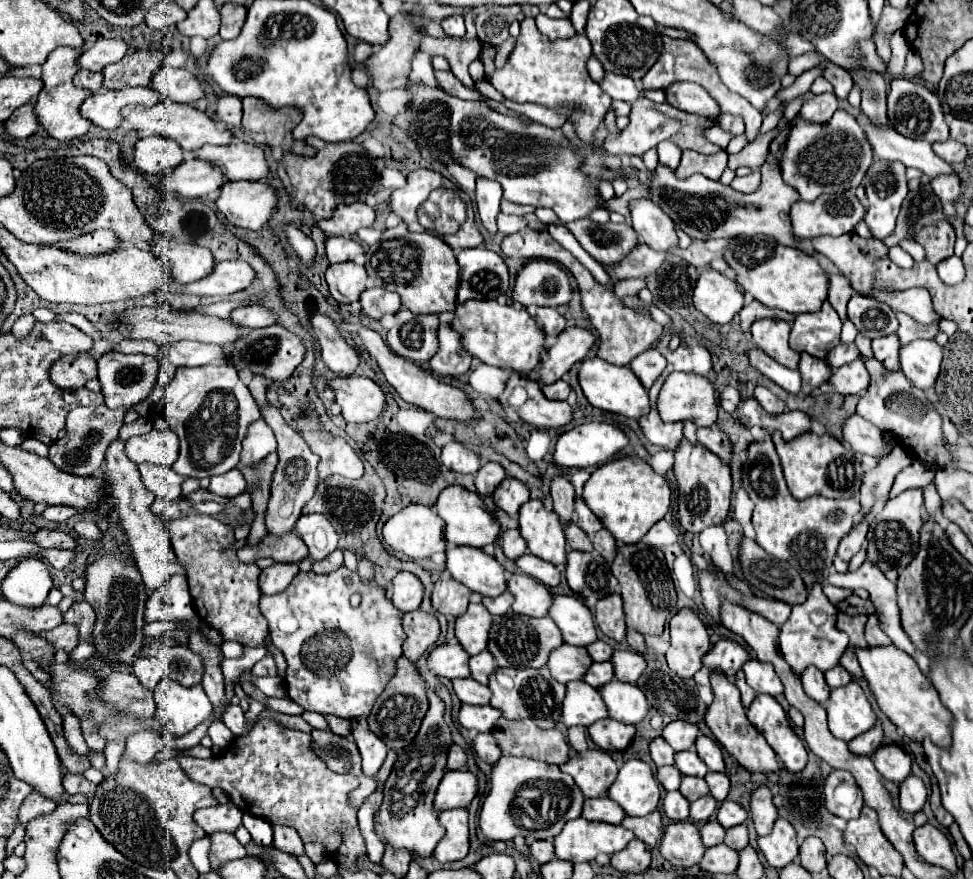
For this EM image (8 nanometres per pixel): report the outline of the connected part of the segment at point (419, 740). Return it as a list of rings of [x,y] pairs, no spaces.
[[[429,690],[429,712],[423,718],[415,740],[403,752],[397,752],[397,762],[385,782],[385,796],[375,824],[375,830],[385,844],[391,844],[393,848],[407,848],[421,858],[433,854],[437,842],[443,838],[443,826],[439,824],[439,814],[433,808],[433,798],[445,774],[447,752],[451,746],[453,740],[451,728],[445,722],[445,704]]]

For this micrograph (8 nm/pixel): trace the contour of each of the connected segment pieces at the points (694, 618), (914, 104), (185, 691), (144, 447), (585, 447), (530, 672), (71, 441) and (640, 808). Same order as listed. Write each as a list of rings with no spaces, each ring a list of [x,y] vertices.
[[[681,608],[671,618],[671,646],[667,650],[669,668],[681,678],[693,678],[703,666],[703,656],[711,648],[703,620],[691,610]]]
[[[911,78],[891,80],[887,106],[889,106],[889,120],[899,134],[907,138],[921,138],[927,142],[943,142],[949,138],[949,126],[943,118],[943,108],[939,104],[939,98],[925,84],[915,82]]]
[[[169,676],[157,684],[155,698],[157,718],[175,738],[191,732],[195,726],[205,722],[213,710],[211,700],[207,700],[201,684],[187,688],[179,682],[173,682]]]
[[[151,430],[143,436],[133,436],[127,440],[125,454],[135,464],[159,464],[159,466],[173,466],[179,456],[179,440],[175,432],[167,430]]]
[[[587,422],[559,436],[555,462],[567,468],[599,466],[627,444],[629,438],[617,426],[607,422]]]
[[[497,668],[489,678],[493,692],[491,706],[503,712],[509,720],[531,718],[541,728],[555,728],[561,720],[561,704],[565,698],[565,686],[551,678],[547,668]]]
[[[105,404],[99,408],[75,408],[67,416],[67,436],[53,442],[49,448],[49,460],[63,472],[75,476],[93,476],[99,470],[101,462],[105,460],[105,450],[113,438],[117,438],[119,428],[123,426],[123,416],[127,408],[107,408]]]
[[[629,760],[619,770],[607,796],[615,800],[627,816],[647,816],[657,808],[661,788],[649,764],[643,760]]]

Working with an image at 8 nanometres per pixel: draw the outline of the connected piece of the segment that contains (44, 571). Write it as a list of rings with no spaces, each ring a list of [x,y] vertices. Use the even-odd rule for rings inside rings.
[[[29,556],[21,560],[1,582],[3,596],[19,606],[41,606],[47,600],[51,584],[51,574],[47,564],[37,558]]]

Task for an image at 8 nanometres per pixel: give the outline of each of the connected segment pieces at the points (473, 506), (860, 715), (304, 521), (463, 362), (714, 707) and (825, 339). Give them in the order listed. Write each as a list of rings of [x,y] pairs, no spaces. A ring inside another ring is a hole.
[[[459,484],[447,486],[441,494],[439,500],[435,504],[437,514],[447,522],[445,528],[445,538],[449,544],[465,544],[465,546],[473,546],[473,548],[483,548],[487,544],[493,544],[501,532],[501,526],[497,522],[497,518],[483,508],[485,502],[481,500],[481,496],[477,492],[471,492]]]
[[[855,680],[831,692],[827,716],[829,730],[833,732],[833,736],[845,742],[871,730],[877,722],[877,716],[865,696],[865,690]]]
[[[323,514],[301,516],[299,522],[295,524],[295,530],[307,544],[309,556],[313,560],[323,560],[337,548],[339,534]]]
[[[451,324],[439,326],[439,352],[431,358],[431,370],[439,376],[459,376],[465,374],[471,366],[473,356],[467,354],[463,342],[459,340],[459,332],[451,328]]]
[[[723,672],[711,674],[711,688],[713,688],[713,702],[705,712],[705,722],[711,728],[711,732],[715,734],[715,738],[719,740],[719,744],[747,770],[751,772],[779,772],[781,766],[777,762],[775,752],[771,750],[771,746],[767,744],[767,740],[751,726],[751,722],[745,716],[745,708],[741,704],[739,698],[739,690],[737,686],[723,676]]]
[[[825,300],[823,308],[813,314],[799,314],[791,328],[791,348],[809,352],[815,358],[827,358],[827,352],[839,344],[841,320]]]

